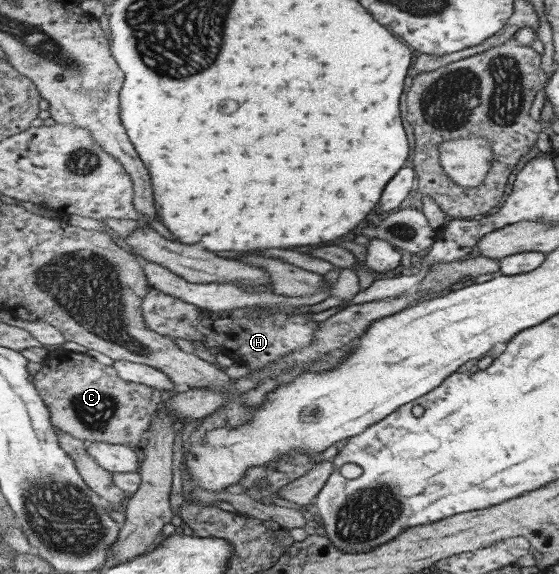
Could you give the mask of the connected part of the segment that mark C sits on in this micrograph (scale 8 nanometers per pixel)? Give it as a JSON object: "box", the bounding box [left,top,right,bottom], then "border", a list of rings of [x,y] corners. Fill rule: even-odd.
{"box":[34,349,164,449],"border":[[[65,349],[55,350],[47,355],[41,369],[35,374],[34,383],[45,405],[49,407],[51,421],[55,428],[61,428],[84,440],[123,444],[136,449],[140,449],[145,441],[151,421],[164,398],[163,393],[155,387],[123,379],[113,365],[102,365],[85,353]]]}

